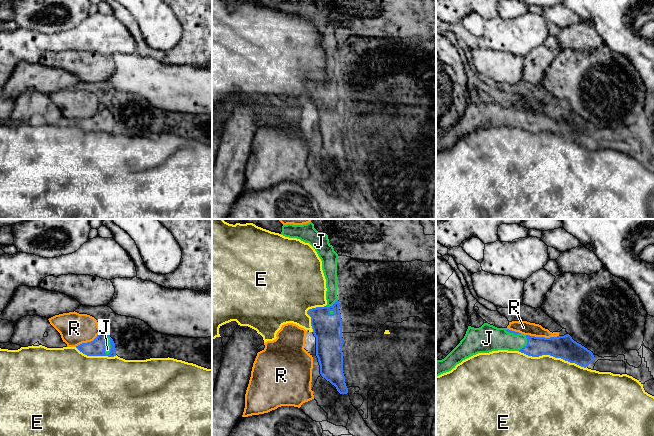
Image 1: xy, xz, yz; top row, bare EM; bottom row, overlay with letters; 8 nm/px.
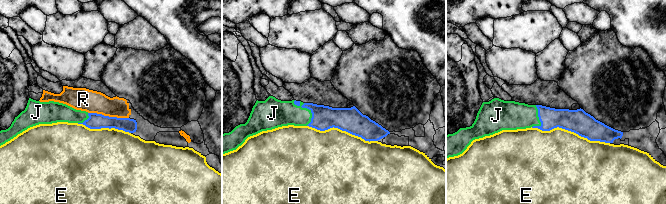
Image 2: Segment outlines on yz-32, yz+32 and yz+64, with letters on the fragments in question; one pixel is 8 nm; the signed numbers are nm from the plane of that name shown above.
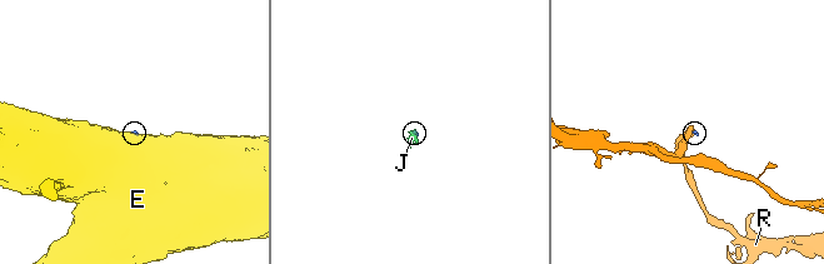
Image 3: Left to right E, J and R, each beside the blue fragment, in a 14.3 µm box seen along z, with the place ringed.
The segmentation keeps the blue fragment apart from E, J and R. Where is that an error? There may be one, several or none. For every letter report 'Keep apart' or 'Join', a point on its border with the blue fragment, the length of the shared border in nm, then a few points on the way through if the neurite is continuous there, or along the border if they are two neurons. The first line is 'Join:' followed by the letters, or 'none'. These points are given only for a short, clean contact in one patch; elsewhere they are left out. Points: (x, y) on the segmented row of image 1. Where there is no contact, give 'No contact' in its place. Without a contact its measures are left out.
Join: J
E: Keep apart. Touches blue at yz (552, 355). Shared border 550 nm
J: Join. Touches blue at xy (111, 346). Shared border 160 nm. Path across: xy (96, 347), (107, 354), (111, 346), (107, 349)
R: Keep apart. Touches blue at yz (542, 337). Shared border 260 nm. Boundary: yz (526, 334), (542, 337), (558, 336)

